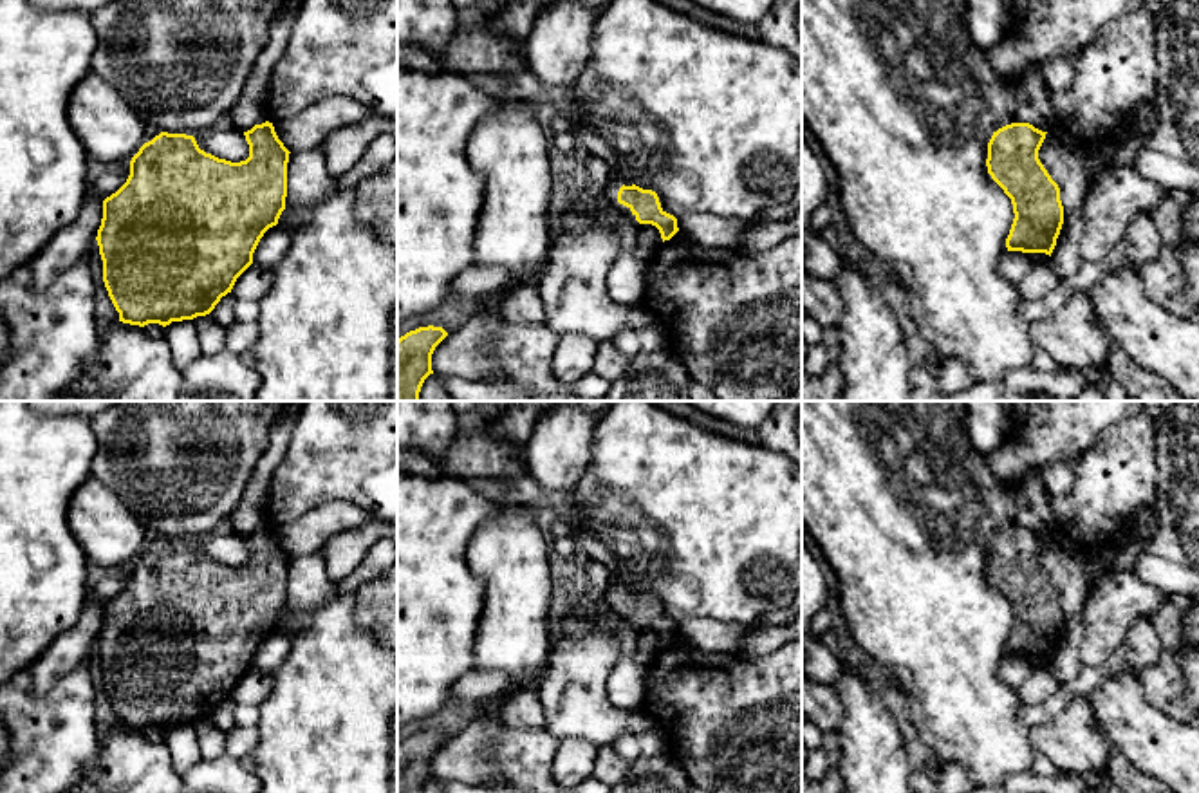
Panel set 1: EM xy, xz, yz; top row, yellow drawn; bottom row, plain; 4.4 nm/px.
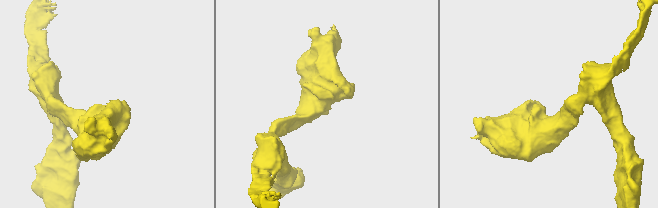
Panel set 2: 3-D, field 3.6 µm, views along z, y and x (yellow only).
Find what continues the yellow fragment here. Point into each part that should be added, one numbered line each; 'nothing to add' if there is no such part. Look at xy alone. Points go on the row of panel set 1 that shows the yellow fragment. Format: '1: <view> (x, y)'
nothing to add

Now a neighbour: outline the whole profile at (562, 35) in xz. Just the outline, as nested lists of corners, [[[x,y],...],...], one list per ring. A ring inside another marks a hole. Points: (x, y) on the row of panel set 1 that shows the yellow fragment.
[[[554,0],[536,14],[524,40],[524,58],[542,85],[571,87],[578,79],[600,13],[581,0]]]

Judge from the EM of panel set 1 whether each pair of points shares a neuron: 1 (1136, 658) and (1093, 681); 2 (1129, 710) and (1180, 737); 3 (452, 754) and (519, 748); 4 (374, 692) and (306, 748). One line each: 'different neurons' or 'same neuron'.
1: same neuron
2: same neuron
3: same neuron
4: same neuron

